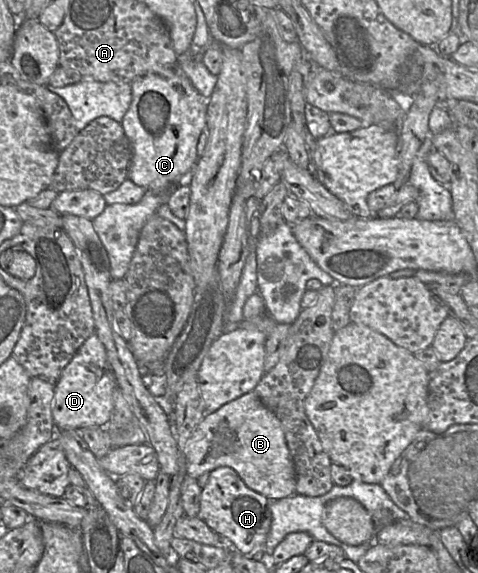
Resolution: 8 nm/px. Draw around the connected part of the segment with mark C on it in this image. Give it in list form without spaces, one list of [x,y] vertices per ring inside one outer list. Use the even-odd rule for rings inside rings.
[[[177,61],[177,73],[172,77],[163,77],[157,74],[148,74],[142,77],[135,79],[132,82],[132,102],[131,105],[124,115],[122,121],[120,122],[124,133],[131,145],[132,157],[128,169],[127,179],[131,180],[138,186],[144,187],[147,191],[151,192],[162,192],[169,190],[173,186],[177,185],[187,185],[191,178],[191,173],[193,167],[197,161],[197,144],[199,137],[203,130],[206,128],[206,115],[208,108],[209,97],[202,95],[191,83],[189,78],[181,72],[178,67]]]

